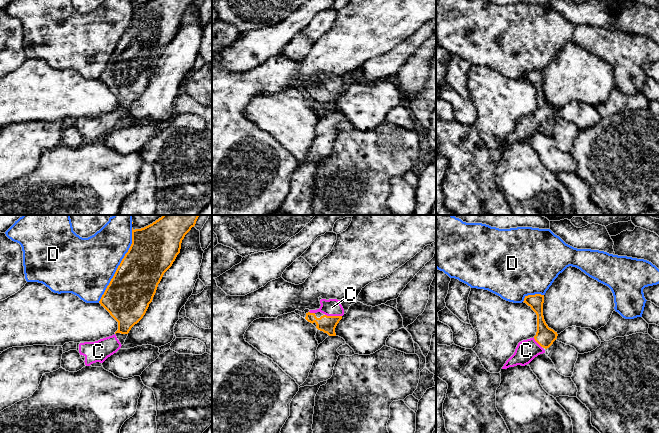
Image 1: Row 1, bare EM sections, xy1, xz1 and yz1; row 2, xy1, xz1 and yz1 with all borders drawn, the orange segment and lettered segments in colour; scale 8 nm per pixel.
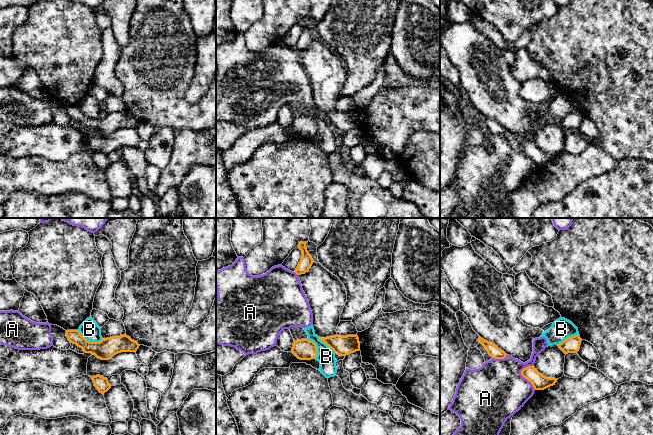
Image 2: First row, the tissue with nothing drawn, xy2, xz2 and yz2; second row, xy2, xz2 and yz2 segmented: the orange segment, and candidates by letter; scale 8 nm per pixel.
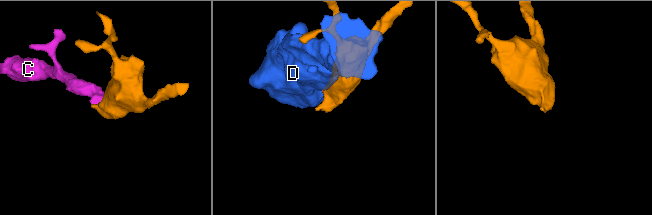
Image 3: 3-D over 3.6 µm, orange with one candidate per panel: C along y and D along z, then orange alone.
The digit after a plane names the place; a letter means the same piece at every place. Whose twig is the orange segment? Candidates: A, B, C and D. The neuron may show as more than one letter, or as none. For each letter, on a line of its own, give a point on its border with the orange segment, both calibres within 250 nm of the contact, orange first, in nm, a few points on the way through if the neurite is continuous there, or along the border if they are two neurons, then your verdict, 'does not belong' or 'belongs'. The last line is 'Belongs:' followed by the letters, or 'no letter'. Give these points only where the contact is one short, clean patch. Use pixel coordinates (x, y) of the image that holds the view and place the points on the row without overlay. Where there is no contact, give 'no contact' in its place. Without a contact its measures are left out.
A: meets orange in yz2 at (524, 153); 120 nm thick on the orange side, 460 nm on the other; does not belong
B: meets orange in xy2 at (89, 117); 160 nm thick on the orange side, 160 nm on the other; border along xy2 (77, 106), (87, 116), (100, 117), (102, 115); does not belong
C: meets orange in xz1 at (333, 92); 140 nm thick on the orange side, 140 nm on the other; runs through xz1 (327, 100), (333, 92), (332, 83); belongs
D: meets orange in xy1 at (119, 41); 360 nm thick on the orange side, 440 nm on the other; does not belong
Belongs: C

